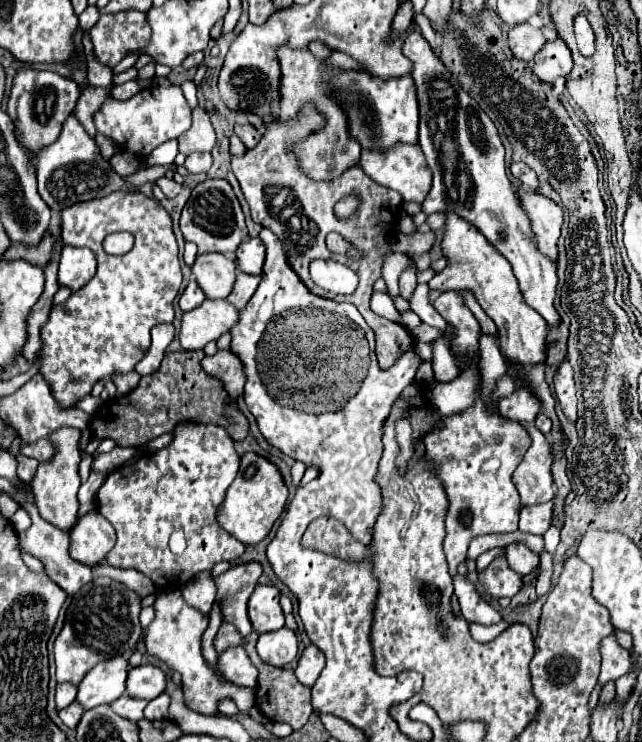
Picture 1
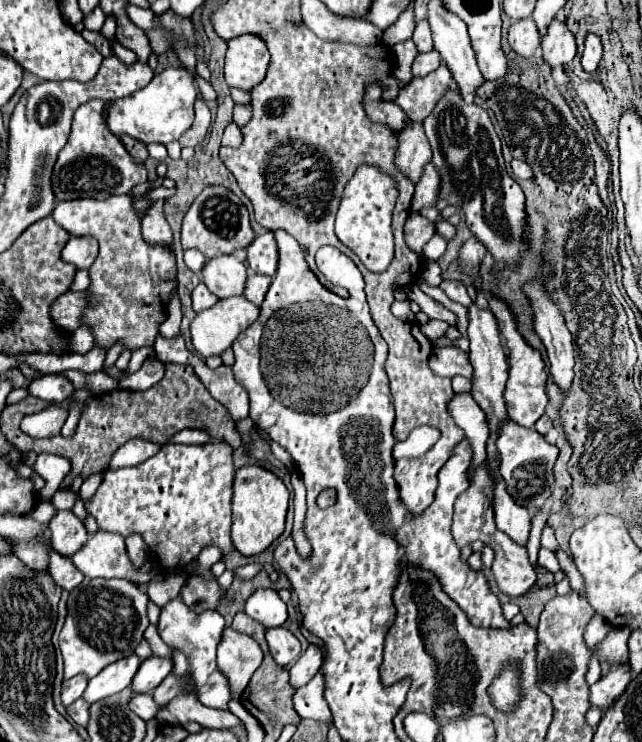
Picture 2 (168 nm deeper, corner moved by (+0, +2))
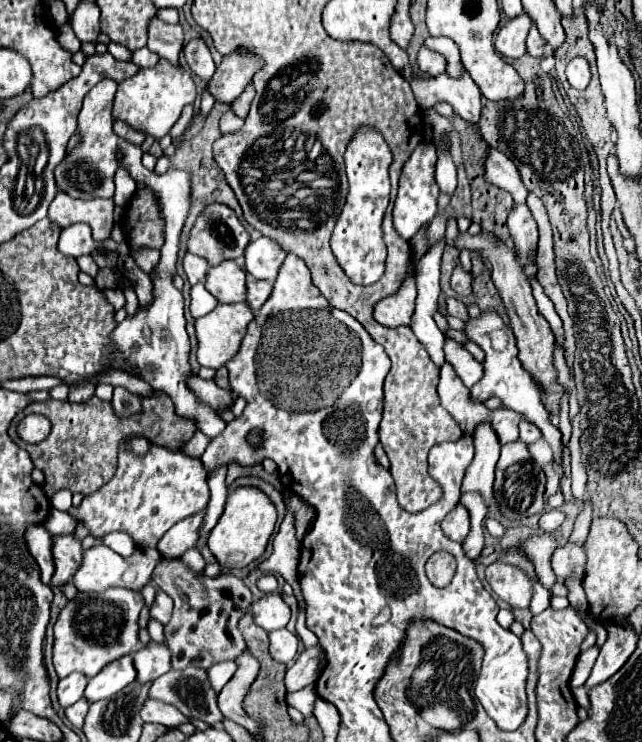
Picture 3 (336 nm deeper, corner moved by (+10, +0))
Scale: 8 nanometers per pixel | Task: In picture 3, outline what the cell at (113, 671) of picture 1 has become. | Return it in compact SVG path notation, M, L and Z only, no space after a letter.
M123 656L119 660L113 660L107 664L97 676L93 676L85 688L85 698L89 702L97 702L103 698L109 698L129 686L135 680L135 666L131 656Z

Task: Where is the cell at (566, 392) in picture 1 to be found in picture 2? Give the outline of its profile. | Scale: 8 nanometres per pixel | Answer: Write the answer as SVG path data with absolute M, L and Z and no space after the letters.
M533 284L525 288L527 296L533 302L535 308L535 332L541 336L549 362L551 362L551 376L555 384L567 392L573 384L573 366L575 366L575 354L573 354L573 336L567 330L563 316L559 314L557 306L549 300L549 296L543 292L541 284Z

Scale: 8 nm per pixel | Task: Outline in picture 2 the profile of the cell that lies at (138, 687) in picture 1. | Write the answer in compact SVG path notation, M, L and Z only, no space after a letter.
M147 658L141 662L133 682L131 682L131 690L135 694L141 694L141 692L153 692L161 682L163 678L171 672L173 668L173 662L169 658Z

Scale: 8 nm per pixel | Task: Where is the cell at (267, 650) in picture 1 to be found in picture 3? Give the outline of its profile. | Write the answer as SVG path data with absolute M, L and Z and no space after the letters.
M279 628L279 630L269 632L269 640L271 640L269 652L271 652L271 656L273 656L277 662L289 664L289 662L295 658L299 640L297 640L297 636L291 634L287 628Z

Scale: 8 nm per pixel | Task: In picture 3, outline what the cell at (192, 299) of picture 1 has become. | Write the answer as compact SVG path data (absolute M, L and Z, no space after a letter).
M203 282L195 284L191 288L191 314L193 318L201 318L201 316L207 316L209 312L215 310L215 306L219 304L219 300L205 288Z

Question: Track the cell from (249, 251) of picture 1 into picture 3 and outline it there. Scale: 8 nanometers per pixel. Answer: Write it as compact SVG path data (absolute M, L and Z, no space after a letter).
M259 238L249 242L245 250L245 270L253 274L257 280L275 280L279 268L285 260L285 252L281 246L269 238Z

